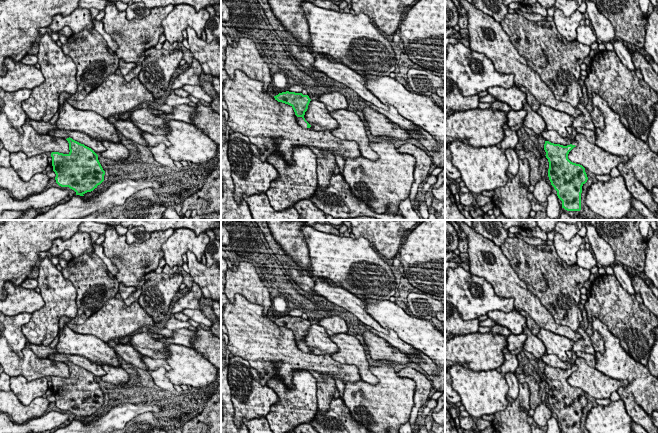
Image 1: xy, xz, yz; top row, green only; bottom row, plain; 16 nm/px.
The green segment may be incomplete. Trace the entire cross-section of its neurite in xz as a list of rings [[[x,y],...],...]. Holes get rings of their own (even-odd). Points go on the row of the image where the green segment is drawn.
[[[286,91],[279,93],[274,96],[274,98],[278,102],[288,104],[293,108],[297,121],[303,128],[311,127],[311,125],[304,118],[305,112],[307,111],[308,105],[311,101],[308,95]]]

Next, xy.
[[[70,137],[66,140],[69,143],[68,154],[51,153],[55,180],[59,186],[69,187],[76,195],[84,196],[104,181],[105,171],[91,148]]]

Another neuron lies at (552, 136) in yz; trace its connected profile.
[[[573,129],[571,132],[571,137],[561,137],[556,131],[554,130],[545,130],[542,132],[541,136],[546,140],[554,144],[560,144],[563,146],[567,146],[572,144],[572,142],[575,140],[575,137],[577,135],[576,129]]]

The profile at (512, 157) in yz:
[[[508,148],[504,151],[508,161],[508,172],[516,176],[519,171],[519,157],[515,148]]]

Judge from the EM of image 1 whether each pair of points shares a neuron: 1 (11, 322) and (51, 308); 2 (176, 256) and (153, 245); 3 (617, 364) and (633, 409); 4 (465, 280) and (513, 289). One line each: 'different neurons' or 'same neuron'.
1: different neurons
2: different neurons
3: same neuron
4: different neurons

